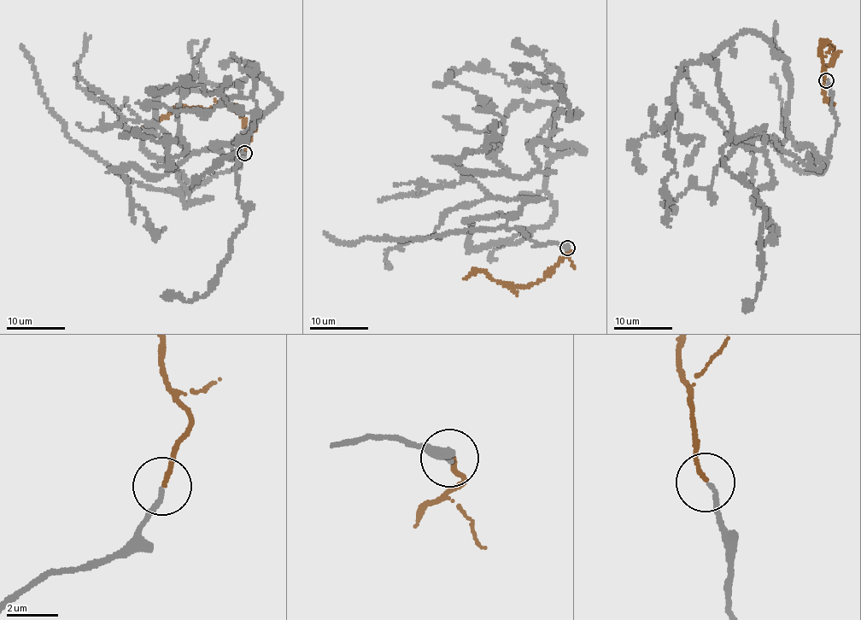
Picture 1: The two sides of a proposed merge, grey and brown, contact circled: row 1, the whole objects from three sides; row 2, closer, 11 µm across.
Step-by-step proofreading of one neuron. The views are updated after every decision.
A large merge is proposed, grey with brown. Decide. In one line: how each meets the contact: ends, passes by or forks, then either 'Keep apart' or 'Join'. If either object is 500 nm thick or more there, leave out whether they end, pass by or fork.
At the ring grey ends. At the ring brown ends. Join

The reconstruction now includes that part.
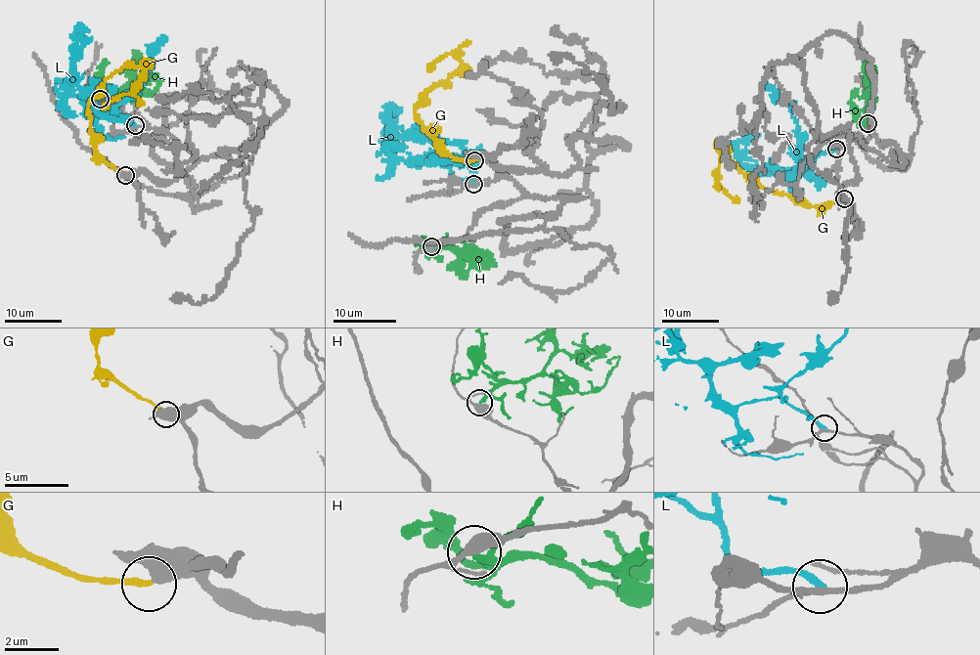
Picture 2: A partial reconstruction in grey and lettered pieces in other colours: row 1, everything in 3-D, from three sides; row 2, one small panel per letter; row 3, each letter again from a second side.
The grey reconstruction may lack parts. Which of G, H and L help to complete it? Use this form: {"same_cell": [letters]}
{"same_cell": ["G"]}

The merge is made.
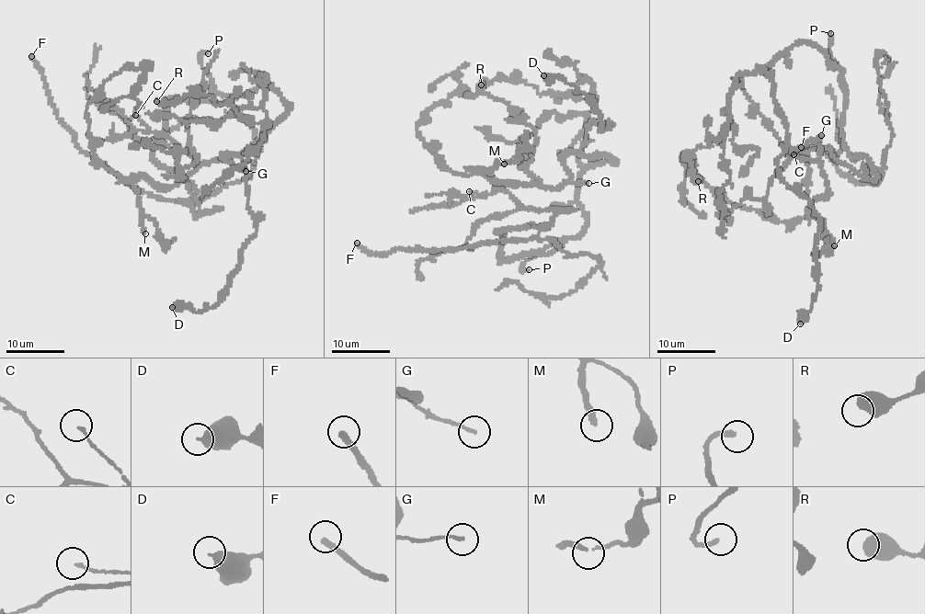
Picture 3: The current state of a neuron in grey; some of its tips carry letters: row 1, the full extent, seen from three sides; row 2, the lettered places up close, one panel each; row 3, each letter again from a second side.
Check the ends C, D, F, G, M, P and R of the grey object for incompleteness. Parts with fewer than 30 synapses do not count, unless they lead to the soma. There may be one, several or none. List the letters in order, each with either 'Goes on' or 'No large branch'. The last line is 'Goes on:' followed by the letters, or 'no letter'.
C: No large branch
D: No large branch
F: Goes on
G: No large branch
M: Goes on
P: Goes on
R: No large branch
Goes on: F, M, P

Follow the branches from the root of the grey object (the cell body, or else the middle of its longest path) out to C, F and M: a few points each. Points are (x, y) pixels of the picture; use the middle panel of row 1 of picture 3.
C: (577, 197), (585, 232), (504, 259), (496, 231), (545, 228), (554, 212), (469, 191)
F: (577, 197), (585, 232), (548, 254), (501, 258), (496, 231), (537, 225), (448, 250), (357, 243)
M: (577, 197), (586, 169), (614, 158), (572, 152), (559, 187), (482, 172), (504, 164)

